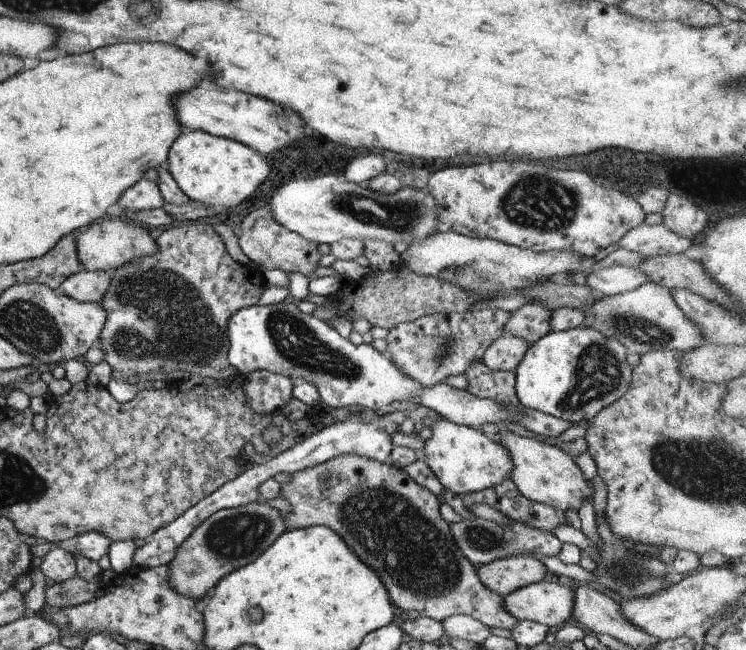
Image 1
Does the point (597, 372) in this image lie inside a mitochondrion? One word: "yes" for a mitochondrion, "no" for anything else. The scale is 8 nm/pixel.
yes

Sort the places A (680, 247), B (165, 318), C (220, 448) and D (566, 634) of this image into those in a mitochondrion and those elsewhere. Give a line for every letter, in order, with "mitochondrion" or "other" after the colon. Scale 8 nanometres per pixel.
A: other
B: mitochondrion
C: other
D: other

